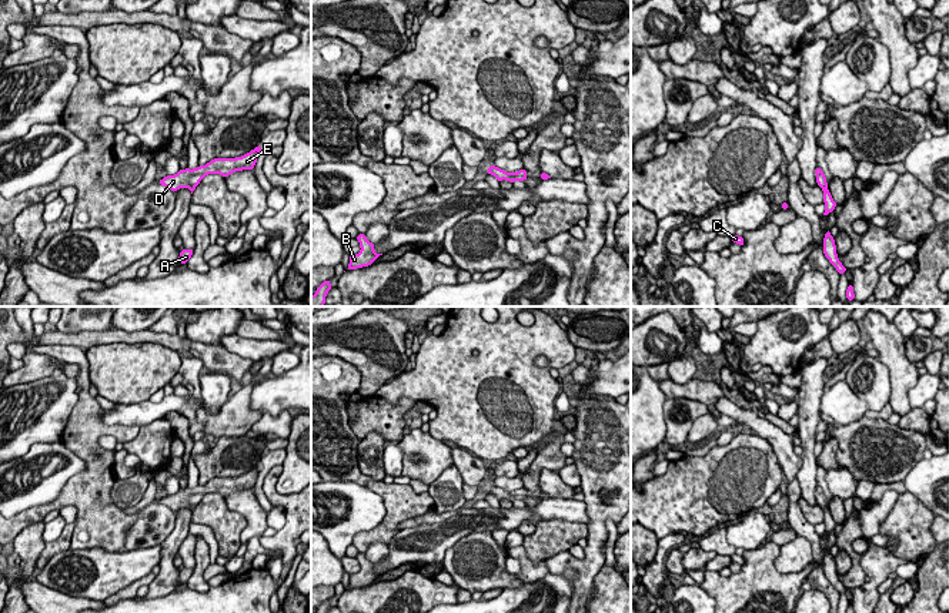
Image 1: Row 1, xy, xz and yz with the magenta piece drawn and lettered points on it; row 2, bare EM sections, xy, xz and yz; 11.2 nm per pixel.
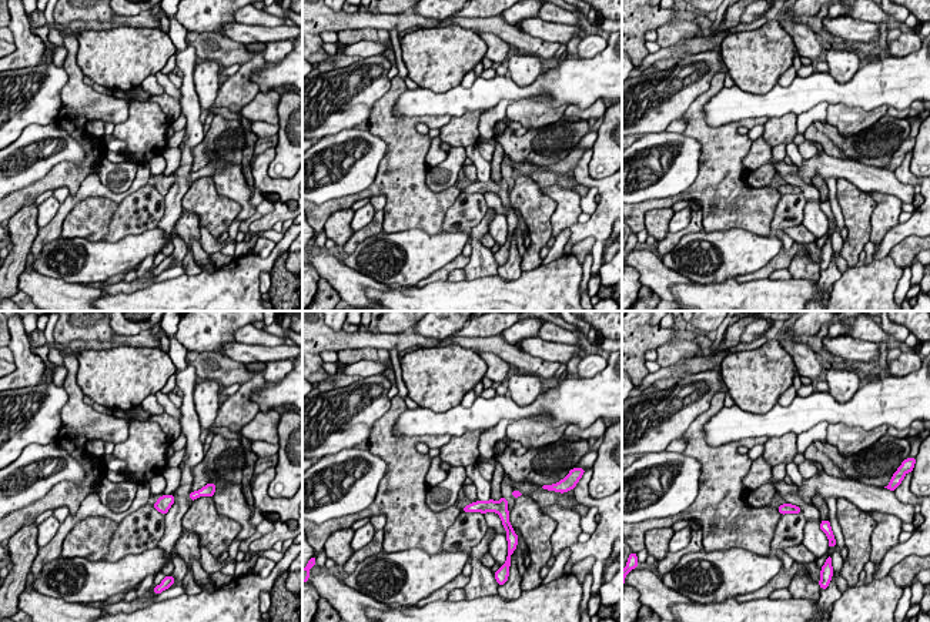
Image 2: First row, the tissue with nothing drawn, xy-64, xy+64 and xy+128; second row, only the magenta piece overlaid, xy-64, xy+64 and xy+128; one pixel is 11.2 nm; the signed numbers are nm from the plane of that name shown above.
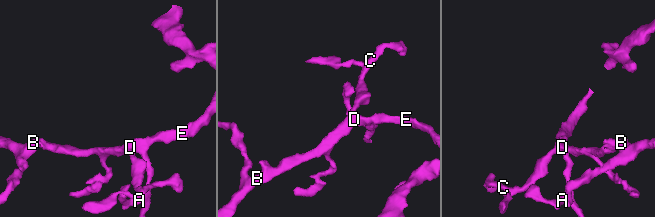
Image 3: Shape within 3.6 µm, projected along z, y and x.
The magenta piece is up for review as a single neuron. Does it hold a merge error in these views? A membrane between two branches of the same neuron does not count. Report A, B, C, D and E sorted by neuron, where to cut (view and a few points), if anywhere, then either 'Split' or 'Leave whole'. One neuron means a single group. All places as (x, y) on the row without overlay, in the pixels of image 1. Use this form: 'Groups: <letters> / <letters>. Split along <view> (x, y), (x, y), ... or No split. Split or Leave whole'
Groups: A B C D E. No split. Leave whole

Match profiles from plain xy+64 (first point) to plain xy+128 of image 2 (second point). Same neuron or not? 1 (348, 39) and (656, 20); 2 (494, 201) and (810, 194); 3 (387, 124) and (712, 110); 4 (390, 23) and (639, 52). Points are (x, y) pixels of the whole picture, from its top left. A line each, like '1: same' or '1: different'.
1: different
2: same
3: different
4: same

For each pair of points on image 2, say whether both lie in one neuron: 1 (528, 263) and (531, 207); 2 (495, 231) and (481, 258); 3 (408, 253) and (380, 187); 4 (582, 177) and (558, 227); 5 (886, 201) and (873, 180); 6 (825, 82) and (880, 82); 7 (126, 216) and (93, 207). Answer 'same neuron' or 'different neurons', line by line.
1: same neuron
2: different neurons
3: different neurons
4: different neurons
5: different neurons
6: same neuron
7: different neurons

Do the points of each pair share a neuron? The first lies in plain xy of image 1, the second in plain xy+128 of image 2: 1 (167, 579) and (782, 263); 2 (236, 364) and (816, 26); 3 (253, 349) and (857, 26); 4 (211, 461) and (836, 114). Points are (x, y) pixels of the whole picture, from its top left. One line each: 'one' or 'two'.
1: two
2: one
3: one
4: two

